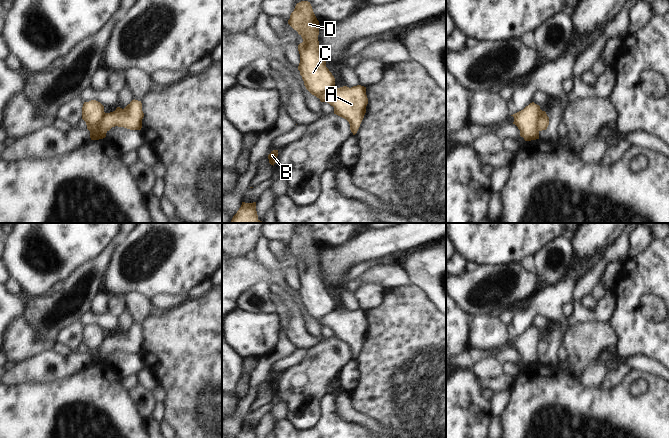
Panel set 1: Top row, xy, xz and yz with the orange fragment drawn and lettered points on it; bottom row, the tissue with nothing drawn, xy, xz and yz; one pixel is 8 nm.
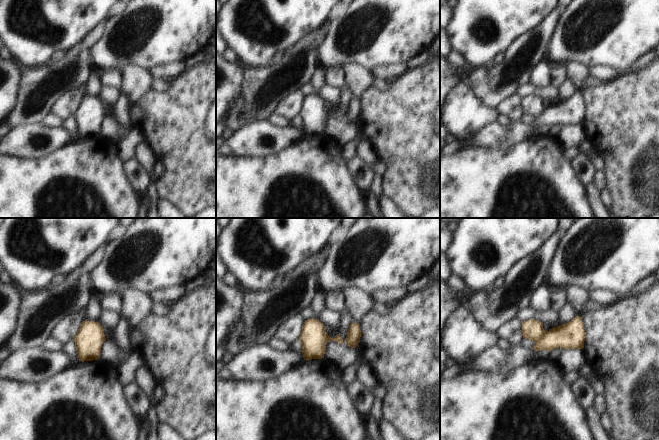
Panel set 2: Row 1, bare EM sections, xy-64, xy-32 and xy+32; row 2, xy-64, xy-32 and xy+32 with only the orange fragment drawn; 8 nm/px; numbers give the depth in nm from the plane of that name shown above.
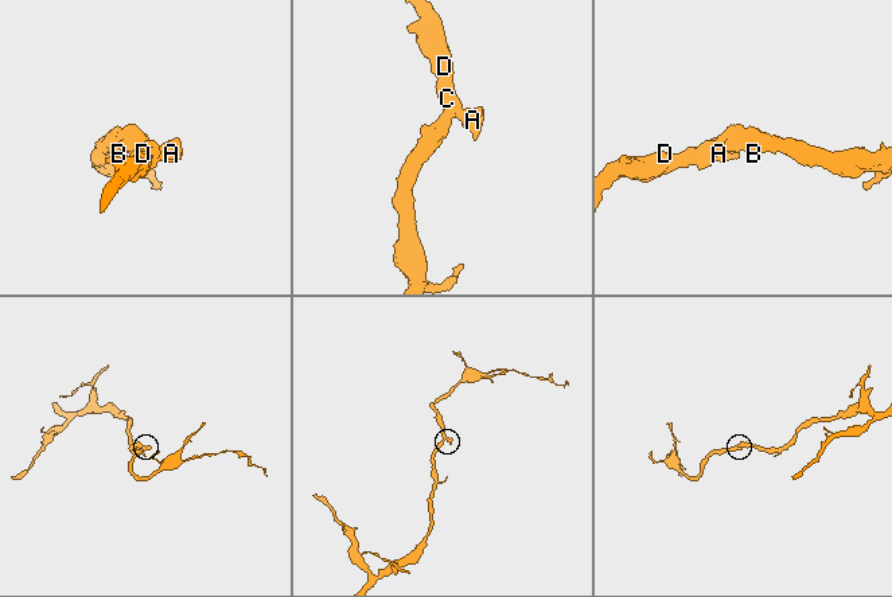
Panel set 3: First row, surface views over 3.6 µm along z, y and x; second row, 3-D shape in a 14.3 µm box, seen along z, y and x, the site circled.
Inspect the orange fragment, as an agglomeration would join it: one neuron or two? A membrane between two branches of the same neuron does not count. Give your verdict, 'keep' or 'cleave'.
cleave

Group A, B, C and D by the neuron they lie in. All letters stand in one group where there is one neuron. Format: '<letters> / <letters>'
A / B C D

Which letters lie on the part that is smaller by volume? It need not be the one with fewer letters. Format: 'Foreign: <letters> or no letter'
Foreign: A

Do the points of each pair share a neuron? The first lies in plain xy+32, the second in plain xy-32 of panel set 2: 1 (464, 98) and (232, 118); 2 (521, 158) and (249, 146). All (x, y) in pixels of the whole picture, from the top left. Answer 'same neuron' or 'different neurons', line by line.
1: same neuron
2: different neurons

